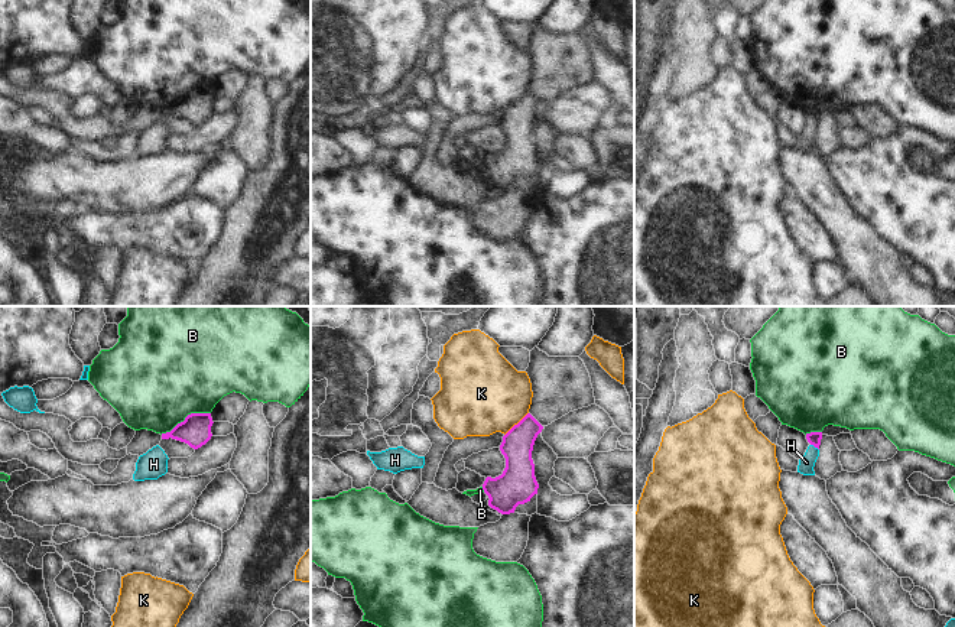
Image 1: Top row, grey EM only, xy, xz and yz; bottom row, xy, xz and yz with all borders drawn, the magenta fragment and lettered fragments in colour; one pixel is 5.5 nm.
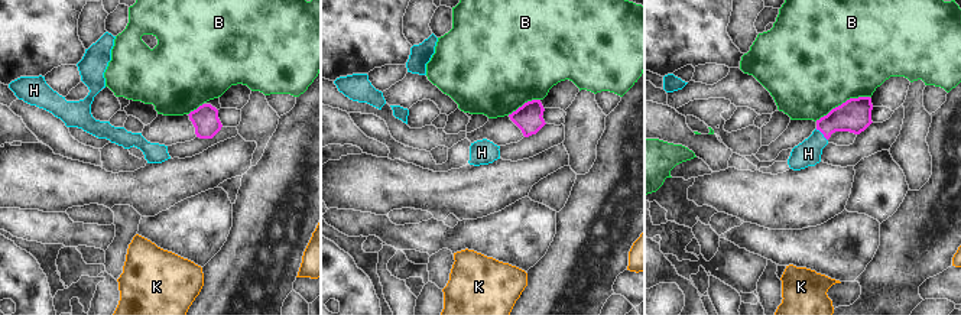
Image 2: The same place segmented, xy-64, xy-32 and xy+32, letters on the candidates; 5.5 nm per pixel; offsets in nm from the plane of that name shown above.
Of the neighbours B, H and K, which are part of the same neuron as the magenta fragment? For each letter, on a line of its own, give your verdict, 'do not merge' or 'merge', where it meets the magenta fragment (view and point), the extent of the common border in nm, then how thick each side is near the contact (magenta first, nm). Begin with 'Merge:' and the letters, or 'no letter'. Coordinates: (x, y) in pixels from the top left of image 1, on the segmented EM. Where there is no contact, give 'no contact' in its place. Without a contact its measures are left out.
Merge: H
B: do not merge | xy (185, 418) | 300 nm | 170/500 nm
H: merge | yz (815, 447) | 60 nm | 80/90 nm
K: do not merge | xz (517, 424) | 190 nm | 180/440 nm

